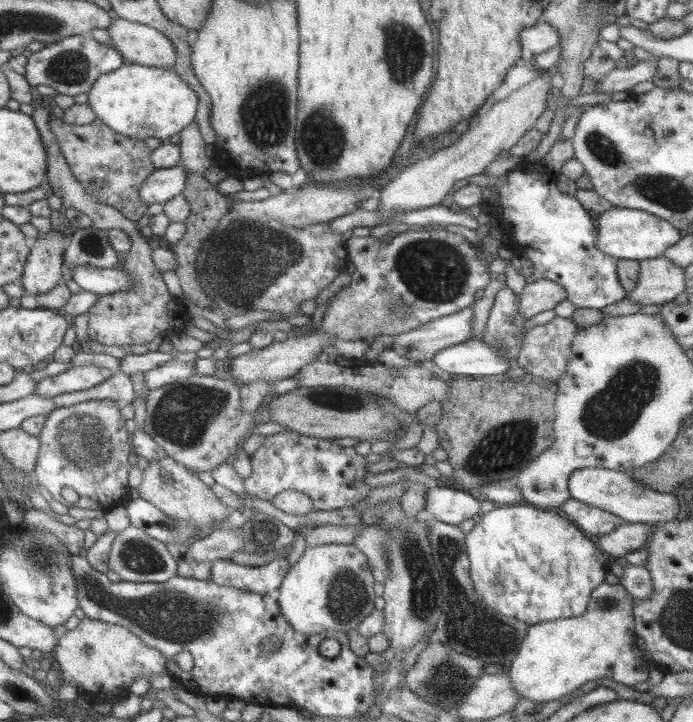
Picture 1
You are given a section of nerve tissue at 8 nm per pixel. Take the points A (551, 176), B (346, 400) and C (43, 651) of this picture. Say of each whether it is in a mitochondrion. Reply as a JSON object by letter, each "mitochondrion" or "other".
{"A":"other","B":"mitochondrion","C":"other"}

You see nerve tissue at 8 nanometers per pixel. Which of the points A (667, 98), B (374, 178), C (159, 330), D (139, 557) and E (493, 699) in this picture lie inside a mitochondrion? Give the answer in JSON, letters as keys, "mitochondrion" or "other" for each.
{"A":"other","B":"other","C":"other","D":"mitochondrion","E":"other"}

